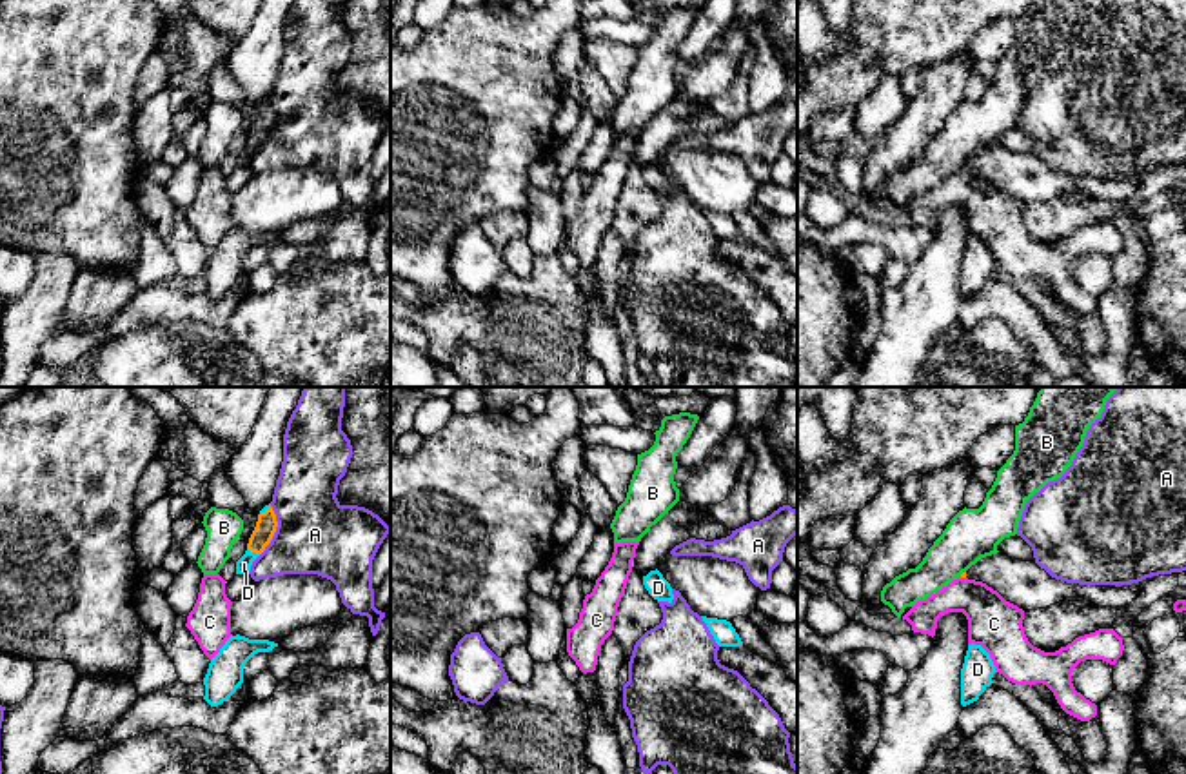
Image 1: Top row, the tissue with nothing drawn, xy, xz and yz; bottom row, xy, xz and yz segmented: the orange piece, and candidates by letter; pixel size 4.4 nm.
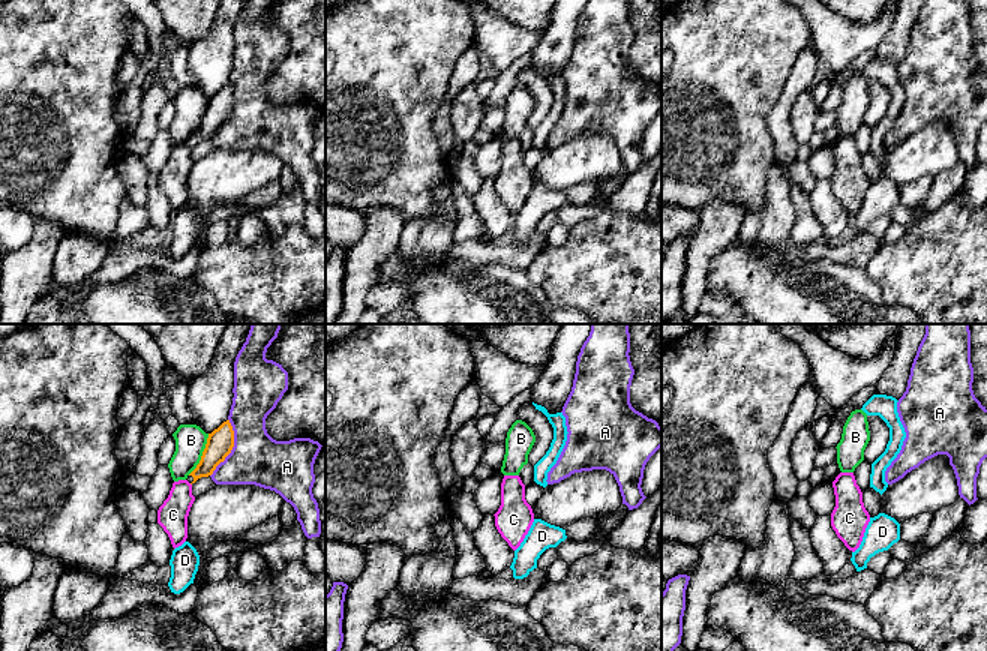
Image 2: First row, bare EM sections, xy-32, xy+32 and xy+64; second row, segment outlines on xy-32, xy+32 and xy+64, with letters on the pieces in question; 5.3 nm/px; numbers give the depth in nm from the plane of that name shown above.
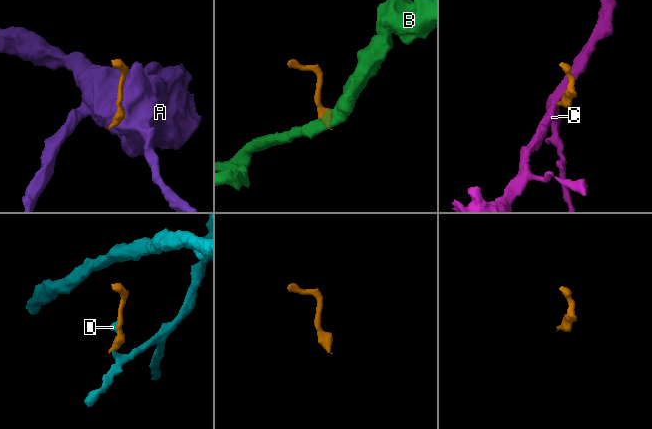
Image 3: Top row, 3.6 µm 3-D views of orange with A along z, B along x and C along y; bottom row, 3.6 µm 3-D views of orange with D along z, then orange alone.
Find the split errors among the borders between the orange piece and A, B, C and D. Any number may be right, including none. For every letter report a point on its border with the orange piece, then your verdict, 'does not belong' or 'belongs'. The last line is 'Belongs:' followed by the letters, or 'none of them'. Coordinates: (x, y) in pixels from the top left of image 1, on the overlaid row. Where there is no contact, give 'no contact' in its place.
A: xy (275, 531) | does not belong
B: yz (961, 575) | does not belong
C: xz (632, 564) | does not belong
D: xy (253, 551) | does not belong
Belongs: none of them

